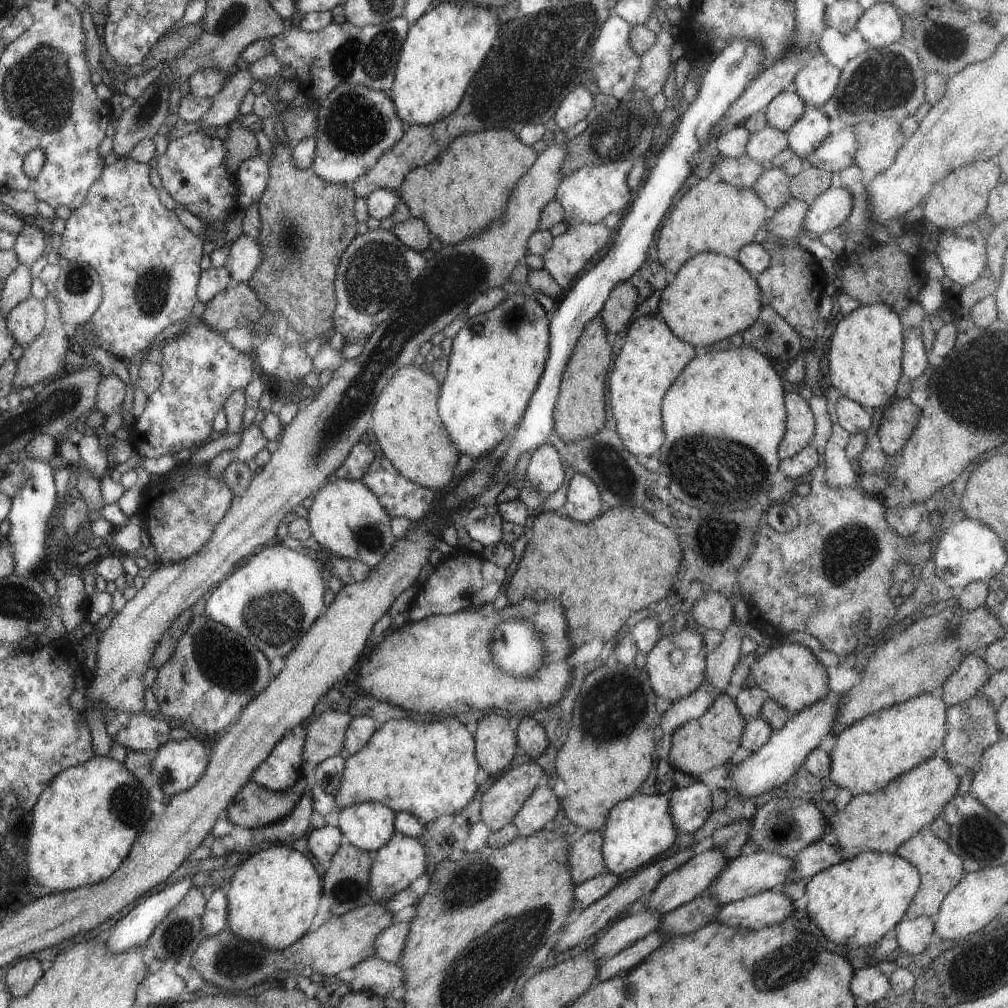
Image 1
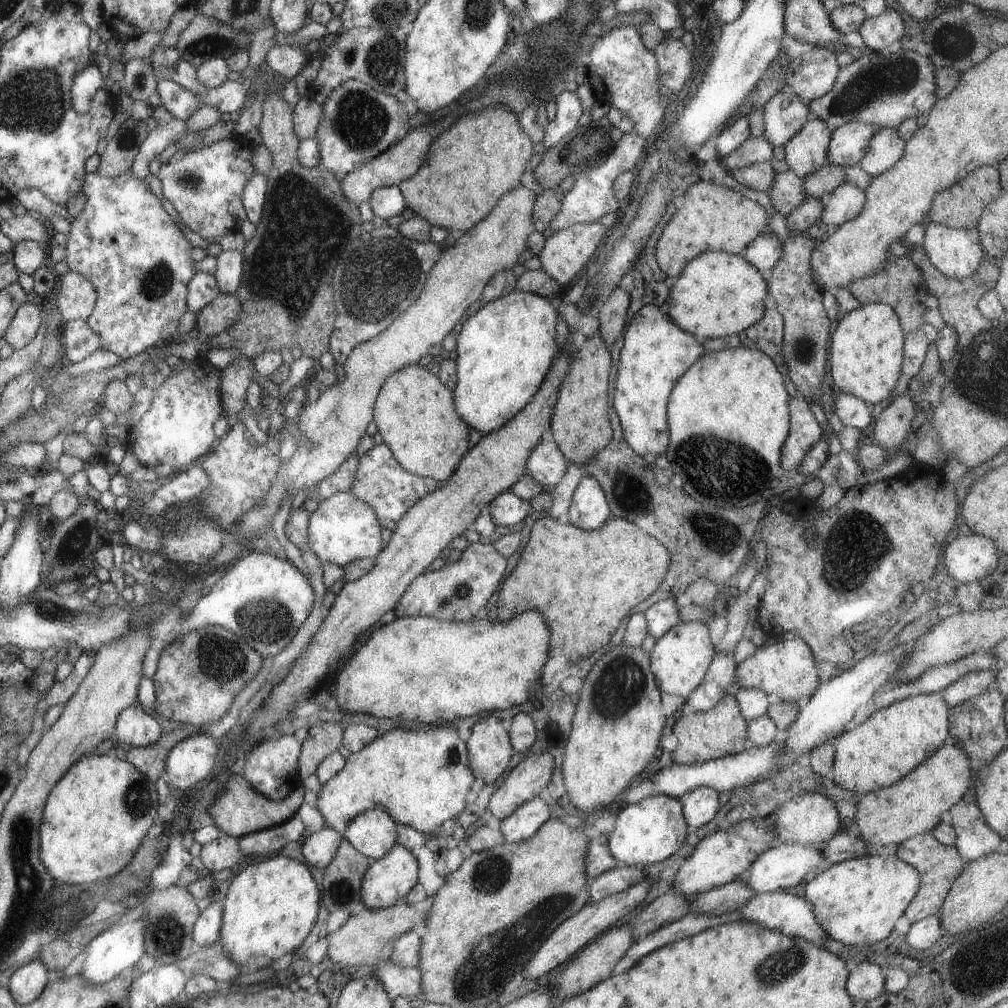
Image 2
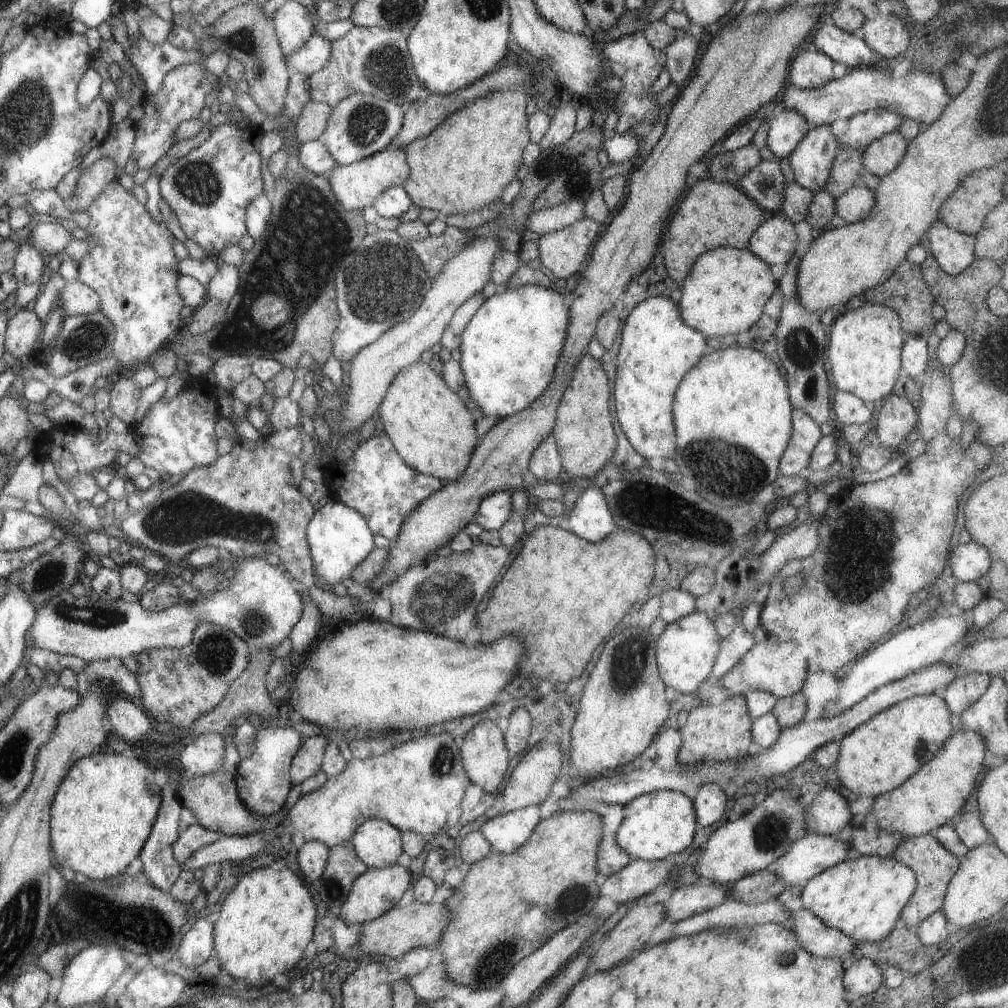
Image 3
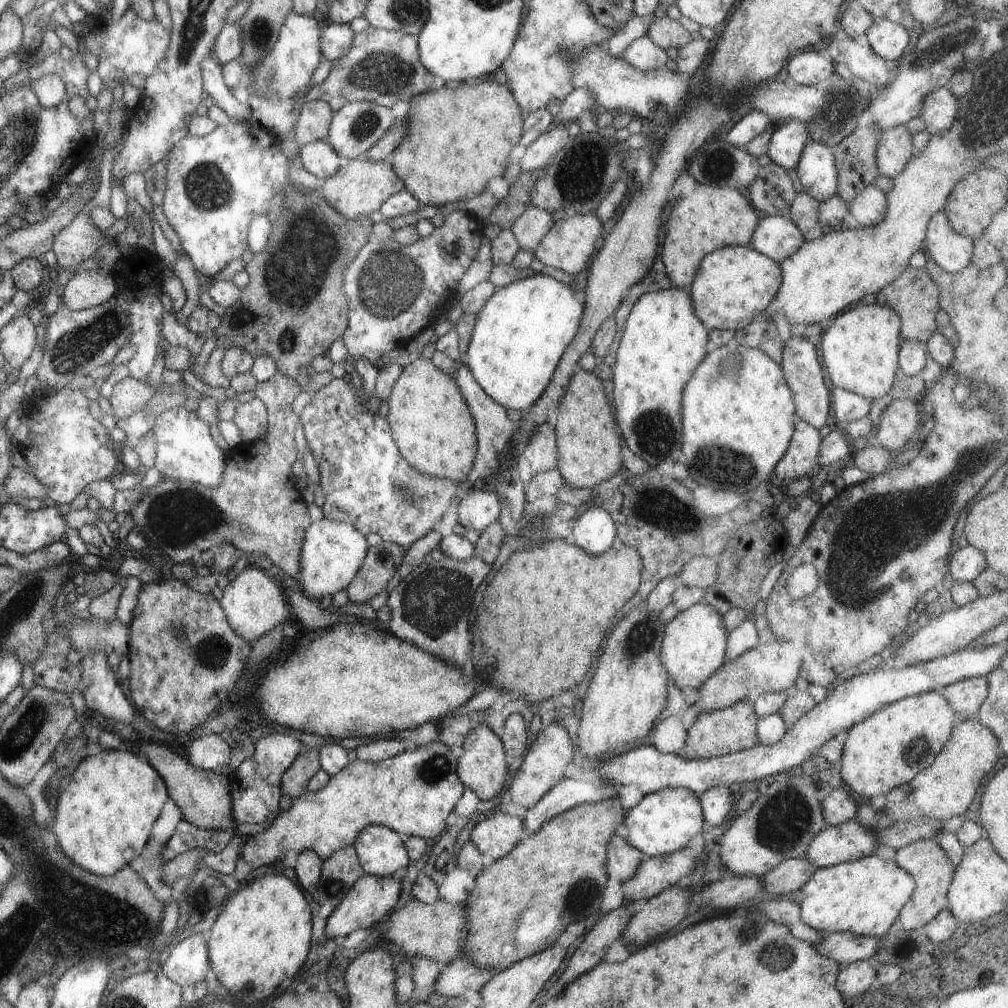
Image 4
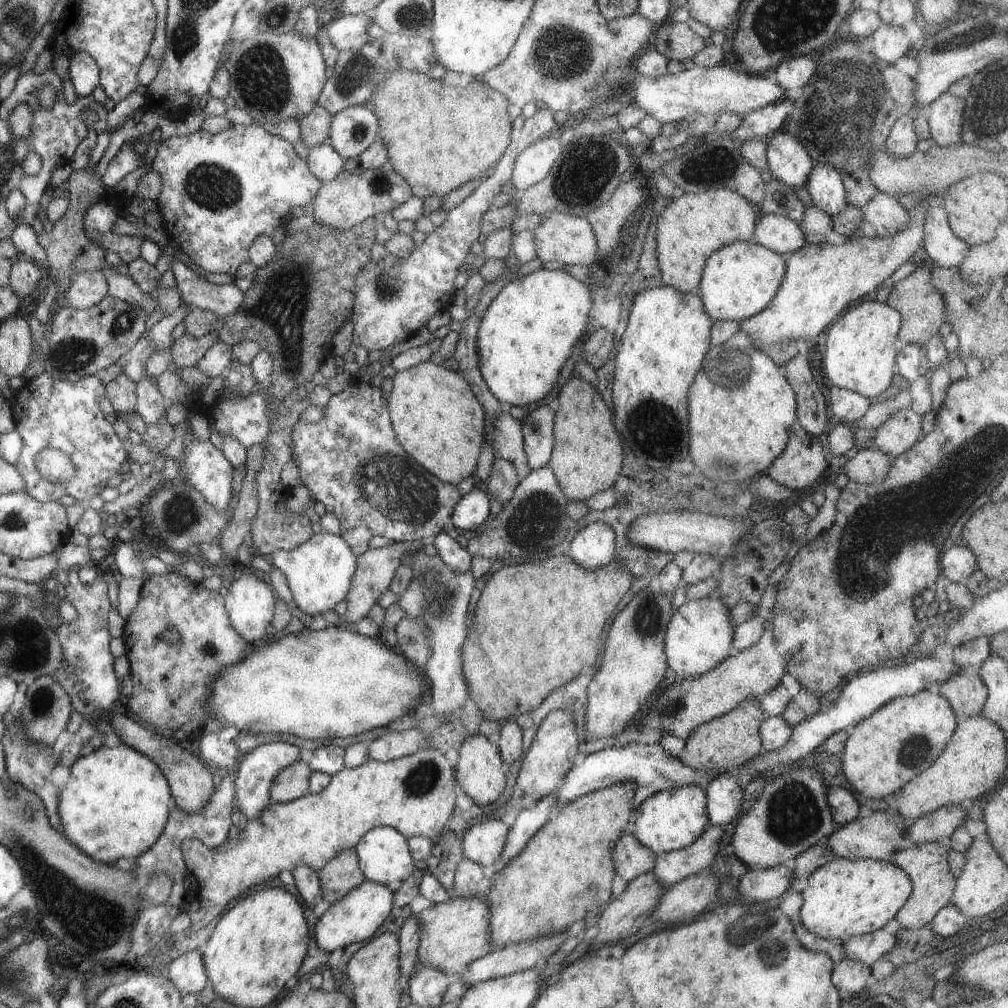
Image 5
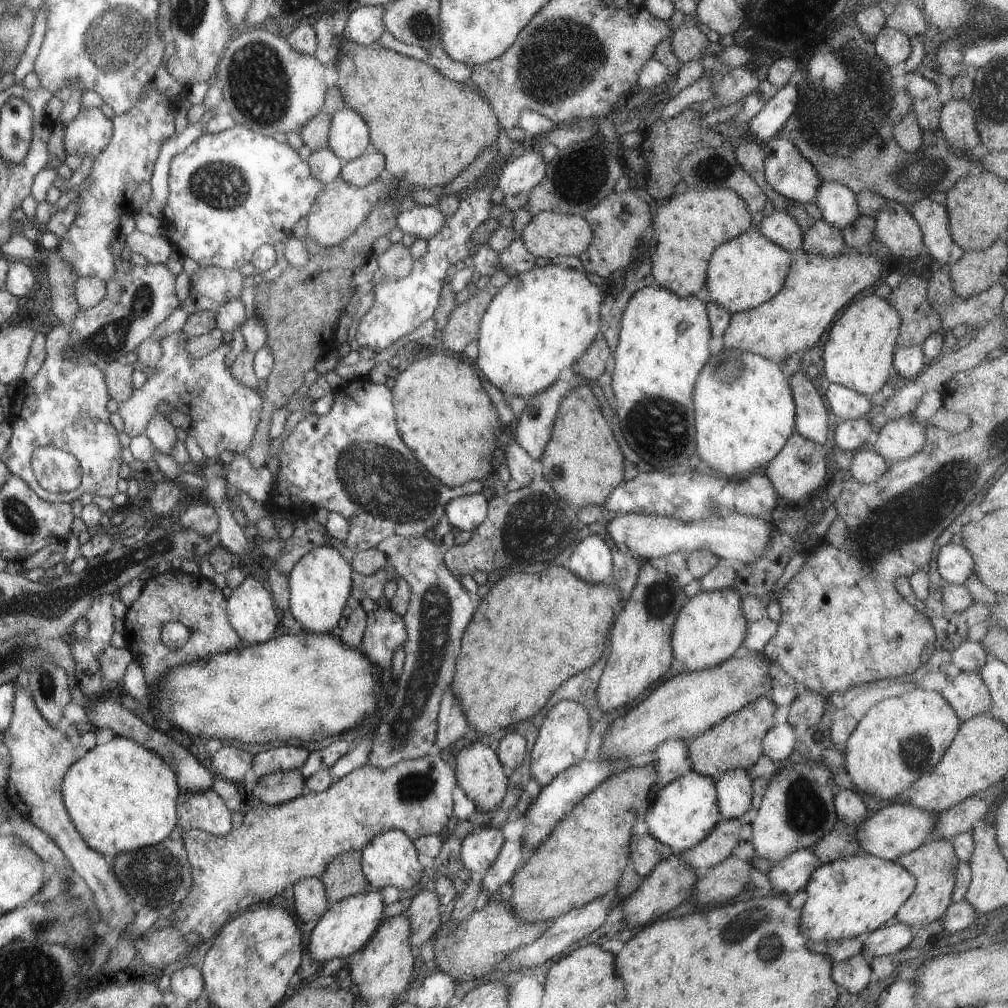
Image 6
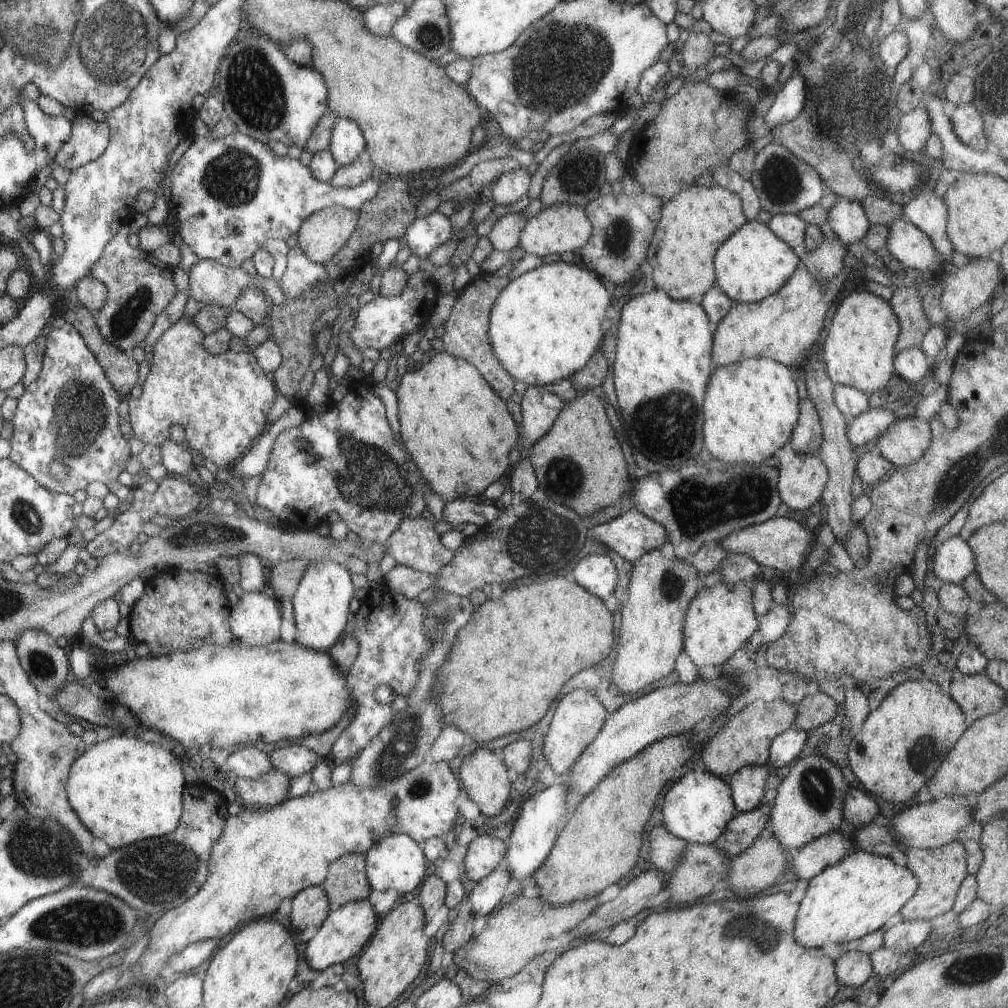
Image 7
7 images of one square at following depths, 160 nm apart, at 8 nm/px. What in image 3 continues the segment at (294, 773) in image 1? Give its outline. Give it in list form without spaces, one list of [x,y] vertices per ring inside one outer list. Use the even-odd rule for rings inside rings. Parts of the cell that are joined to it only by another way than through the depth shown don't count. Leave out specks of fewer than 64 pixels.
[[[259,724],[255,734],[253,752],[237,763],[233,774],[238,797],[247,810],[269,816],[283,807],[285,796],[292,788],[288,770],[303,738],[290,727],[272,727]]]

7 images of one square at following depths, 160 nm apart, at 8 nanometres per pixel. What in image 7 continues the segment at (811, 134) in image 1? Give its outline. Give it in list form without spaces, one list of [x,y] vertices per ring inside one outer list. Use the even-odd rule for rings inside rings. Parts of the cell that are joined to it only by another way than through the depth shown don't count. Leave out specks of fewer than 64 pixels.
[[[839,197],[827,212],[827,226],[845,246],[861,240],[872,225],[863,212],[861,203]]]

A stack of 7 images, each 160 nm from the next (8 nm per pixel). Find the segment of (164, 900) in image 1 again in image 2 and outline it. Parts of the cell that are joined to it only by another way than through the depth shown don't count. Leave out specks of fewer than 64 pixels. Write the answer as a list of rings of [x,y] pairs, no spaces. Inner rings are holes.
[[[129,916],[123,917],[123,924],[119,920],[116,924],[107,927],[103,932],[96,935],[87,946],[85,946],[85,962],[79,970],[81,978],[89,984],[100,985],[119,974],[123,969],[131,967],[141,958],[143,948],[143,921],[141,918]]]

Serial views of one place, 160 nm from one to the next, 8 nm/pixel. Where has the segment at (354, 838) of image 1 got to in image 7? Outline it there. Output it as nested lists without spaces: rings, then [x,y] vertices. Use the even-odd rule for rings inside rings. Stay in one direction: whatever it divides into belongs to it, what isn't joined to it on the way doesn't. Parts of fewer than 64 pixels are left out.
[[[390,833],[374,843],[364,853],[364,873],[373,890],[394,890],[405,894],[419,886],[427,876],[427,862],[418,845],[404,833]]]

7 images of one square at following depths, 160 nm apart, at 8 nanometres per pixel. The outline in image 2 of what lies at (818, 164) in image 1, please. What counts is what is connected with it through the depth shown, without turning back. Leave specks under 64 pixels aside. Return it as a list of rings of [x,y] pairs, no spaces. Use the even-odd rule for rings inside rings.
[[[861,121],[839,125],[831,131],[826,162],[843,168],[857,165],[877,131],[873,125]]]

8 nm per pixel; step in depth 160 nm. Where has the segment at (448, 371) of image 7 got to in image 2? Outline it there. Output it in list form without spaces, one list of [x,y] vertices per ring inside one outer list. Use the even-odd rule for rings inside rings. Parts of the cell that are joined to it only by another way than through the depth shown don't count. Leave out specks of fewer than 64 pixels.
[[[417,363],[400,368],[385,380],[373,405],[372,420],[378,430],[377,440],[387,445],[393,458],[405,472],[432,478],[441,484],[451,476],[457,463],[468,451],[470,428],[459,418],[454,409],[452,390],[443,386],[435,375]]]

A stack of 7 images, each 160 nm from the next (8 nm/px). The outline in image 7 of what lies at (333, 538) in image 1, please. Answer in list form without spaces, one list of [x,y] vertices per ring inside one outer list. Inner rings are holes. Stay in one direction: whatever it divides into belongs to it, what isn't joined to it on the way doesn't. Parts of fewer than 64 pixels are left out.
[[[331,561],[308,562],[291,595],[296,628],[294,641],[302,647],[327,652],[347,626],[348,604],[353,597],[348,569]]]

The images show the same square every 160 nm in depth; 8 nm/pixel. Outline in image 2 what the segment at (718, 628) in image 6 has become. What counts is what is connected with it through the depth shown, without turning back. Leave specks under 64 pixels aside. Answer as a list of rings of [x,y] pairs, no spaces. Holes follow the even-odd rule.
[[[679,621],[656,638],[648,665],[661,694],[675,694],[684,699],[703,679],[714,653],[715,647],[708,638],[707,622]]]

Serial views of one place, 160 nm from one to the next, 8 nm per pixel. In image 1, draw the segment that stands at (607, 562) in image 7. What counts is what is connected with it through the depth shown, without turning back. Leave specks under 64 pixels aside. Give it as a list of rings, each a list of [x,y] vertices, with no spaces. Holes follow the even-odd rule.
[[[577,474],[569,481],[565,502],[557,508],[556,514],[579,522],[589,522],[601,514],[599,500],[594,483],[584,475]]]

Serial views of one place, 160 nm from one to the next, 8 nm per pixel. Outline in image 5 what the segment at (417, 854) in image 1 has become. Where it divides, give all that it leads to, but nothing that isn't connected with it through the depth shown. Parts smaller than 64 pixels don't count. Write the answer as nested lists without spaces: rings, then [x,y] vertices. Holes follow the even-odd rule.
[[[365,879],[344,897],[336,900],[316,920],[313,938],[315,938],[317,948],[329,954],[332,950],[366,942],[375,935],[375,931],[389,914],[392,908],[392,898],[393,893],[387,885],[380,885]]]

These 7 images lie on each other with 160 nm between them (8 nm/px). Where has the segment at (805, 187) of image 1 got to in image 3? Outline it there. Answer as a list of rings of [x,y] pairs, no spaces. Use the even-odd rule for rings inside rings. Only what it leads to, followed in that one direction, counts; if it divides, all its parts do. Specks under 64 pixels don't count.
[[[839,147],[824,189],[836,199],[854,185],[862,168],[862,152],[853,147]]]

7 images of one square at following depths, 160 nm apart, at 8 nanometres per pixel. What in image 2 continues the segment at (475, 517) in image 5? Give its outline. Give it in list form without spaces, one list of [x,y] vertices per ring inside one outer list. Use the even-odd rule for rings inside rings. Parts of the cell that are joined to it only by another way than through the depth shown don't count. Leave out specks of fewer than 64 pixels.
[[[508,490],[498,494],[488,504],[491,522],[497,526],[520,526],[529,512],[530,504],[513,496]]]

